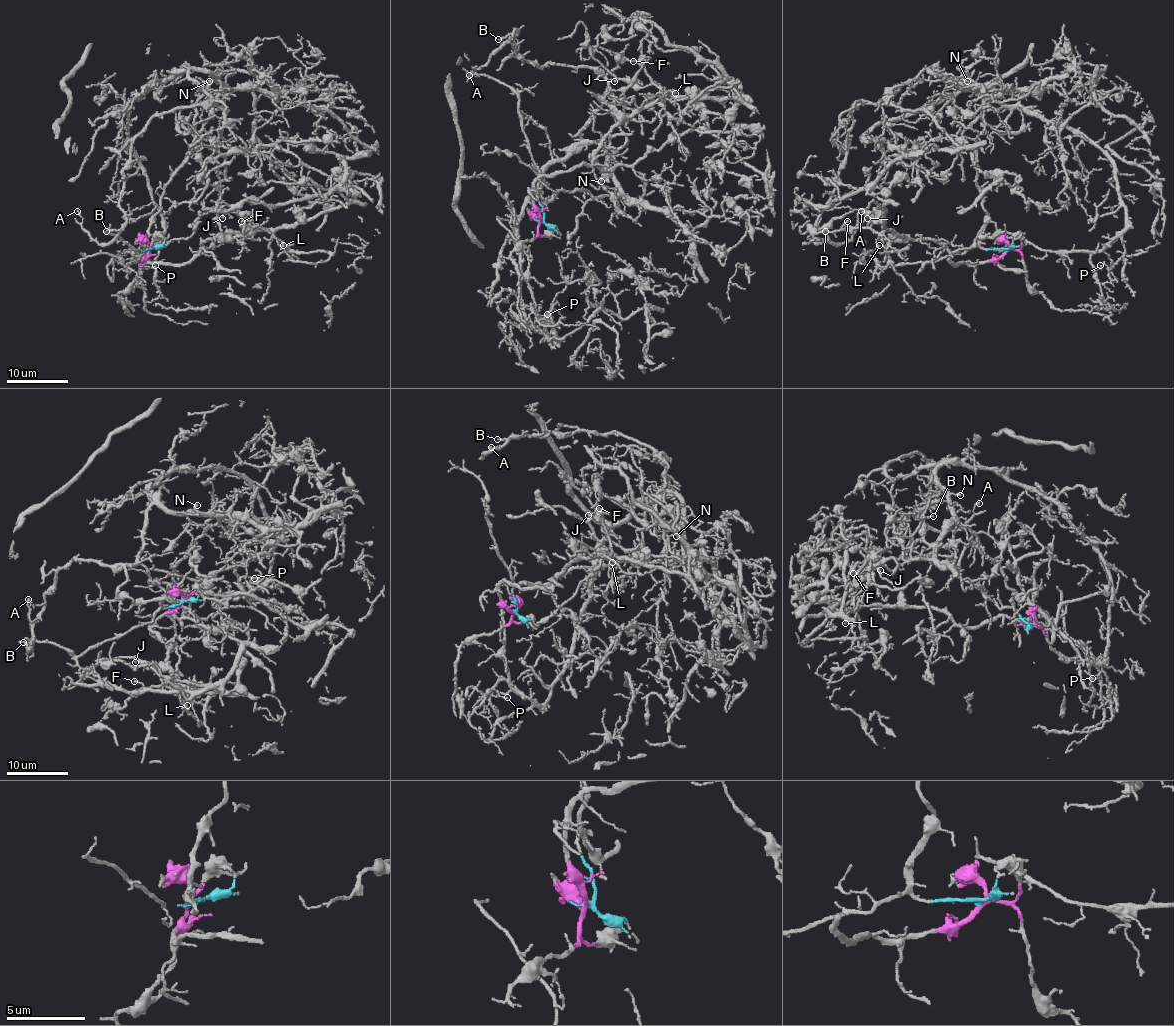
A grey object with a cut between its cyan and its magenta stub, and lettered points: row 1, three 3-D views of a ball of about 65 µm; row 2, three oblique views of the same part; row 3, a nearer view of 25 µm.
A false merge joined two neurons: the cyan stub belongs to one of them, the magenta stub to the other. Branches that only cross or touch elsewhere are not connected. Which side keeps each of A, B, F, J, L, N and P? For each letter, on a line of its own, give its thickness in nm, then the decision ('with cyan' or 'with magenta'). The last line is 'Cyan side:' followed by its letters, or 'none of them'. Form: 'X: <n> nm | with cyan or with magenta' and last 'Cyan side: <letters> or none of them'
A: 130 nm | with cyan
B: 120 nm | with cyan
F: 130 nm | with magenta
J: 140 nm | with magenta
L: 130 nm | with magenta
N: 220 nm | with cyan
P: 110 nm | with cyan
Cyan side: A, B, N, P

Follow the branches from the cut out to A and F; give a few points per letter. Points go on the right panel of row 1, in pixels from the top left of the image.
A: (1006, 250), (980, 246), (981, 95), (924, 68), (849, 113), (846, 162), (816, 226), (847, 243), (861, 210)
F: (1006, 250), (984, 263), (955, 264), (941, 244), (909, 240), (893, 230), (881, 232), (843, 226), (847, 221)

